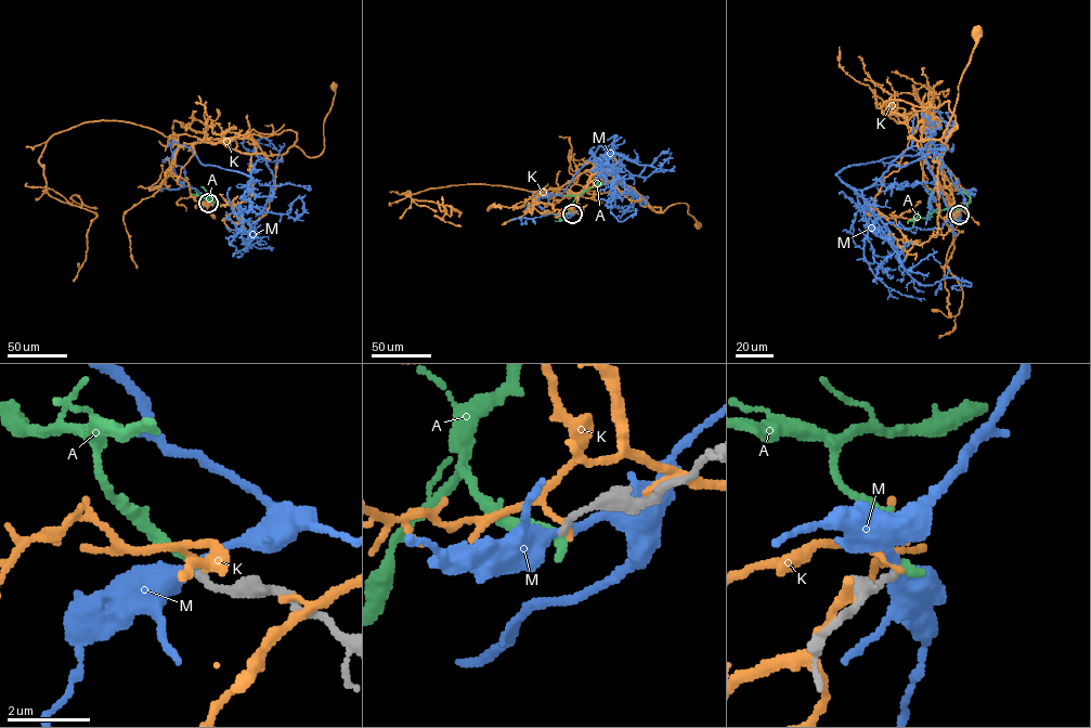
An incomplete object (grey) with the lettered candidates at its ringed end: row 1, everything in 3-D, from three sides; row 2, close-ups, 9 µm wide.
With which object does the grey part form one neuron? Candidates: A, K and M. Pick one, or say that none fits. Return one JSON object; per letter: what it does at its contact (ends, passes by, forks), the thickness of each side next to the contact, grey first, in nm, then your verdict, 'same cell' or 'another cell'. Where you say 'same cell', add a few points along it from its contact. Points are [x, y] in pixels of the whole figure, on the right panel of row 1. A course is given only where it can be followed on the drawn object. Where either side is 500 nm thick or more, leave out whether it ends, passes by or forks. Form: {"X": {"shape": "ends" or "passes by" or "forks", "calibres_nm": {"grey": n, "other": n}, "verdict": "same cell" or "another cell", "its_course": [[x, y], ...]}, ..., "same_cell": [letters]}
{"A": {"shape": "ends", "calibres_nm": {"grey": 150, "other": 240}, "verdict": "same cell", "its_course": [[959, 215], [956, 209], [947, 207], [933, 211], [926, 218], [914, 218], [909, 230]]}, "K": {"shape": "ends", "calibres_nm": {"grey": 150, "other": 120}, "verdict": "another cell"}, "M": {"shape": "passes by", "calibres_nm": {"grey": 150, "other": 320}, "verdict": "another cell"}, "same_cell": ["A"]}

